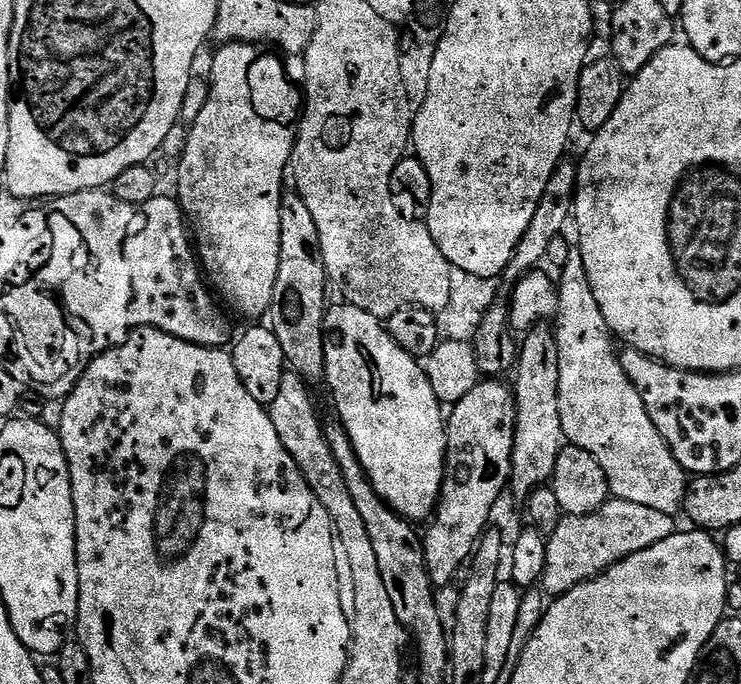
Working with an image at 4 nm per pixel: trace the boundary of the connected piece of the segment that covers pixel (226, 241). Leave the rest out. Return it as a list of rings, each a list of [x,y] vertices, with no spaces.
[[[225,43],[216,52],[212,60],[212,89],[188,132],[188,141],[184,144],[184,153],[180,156],[180,169],[176,172],[175,199],[178,201],[180,210],[184,214],[185,221],[196,232],[194,236],[194,248],[198,253],[198,264],[203,275],[210,281],[211,287],[218,293],[219,299],[225,305],[229,304],[236,312],[244,316],[267,317],[268,307],[274,298],[274,282],[278,282],[278,258],[280,257],[280,223],[278,222],[278,210],[286,191],[284,185],[284,172],[289,171],[292,163],[292,151],[296,145],[296,134],[302,115],[302,92],[288,81],[289,73],[283,66],[281,57],[275,51],[265,50],[259,43]]]

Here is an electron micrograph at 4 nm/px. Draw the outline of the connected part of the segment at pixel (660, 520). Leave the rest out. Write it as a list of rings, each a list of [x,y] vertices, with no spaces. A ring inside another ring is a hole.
[[[609,499],[598,511],[585,516],[564,516],[556,529],[547,537],[545,570],[542,577],[542,588],[549,597],[564,596],[574,586],[594,578],[599,572],[625,560],[630,554],[638,554],[638,550],[646,550],[654,546],[654,542],[662,542],[662,538],[670,538],[678,531],[676,516],[662,514],[662,510],[650,510],[650,506],[638,506],[638,502]]]

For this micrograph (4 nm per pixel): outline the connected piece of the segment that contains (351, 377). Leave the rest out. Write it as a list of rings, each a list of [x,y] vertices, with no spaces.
[[[339,302],[327,309],[324,314],[324,349],[326,350],[326,370],[324,378],[326,388],[332,391],[332,400],[336,403],[335,415],[343,424],[354,450],[358,454],[358,462],[366,470],[374,490],[380,497],[394,509],[400,516],[413,522],[424,522],[431,517],[436,510],[436,502],[440,498],[440,487],[444,481],[444,455],[446,454],[446,412],[440,400],[434,394],[434,386],[430,386],[430,378],[424,372],[424,365],[415,356],[411,356],[394,338],[388,333],[387,327],[376,316],[366,314],[366,310],[358,310],[358,306],[347,302]]]

